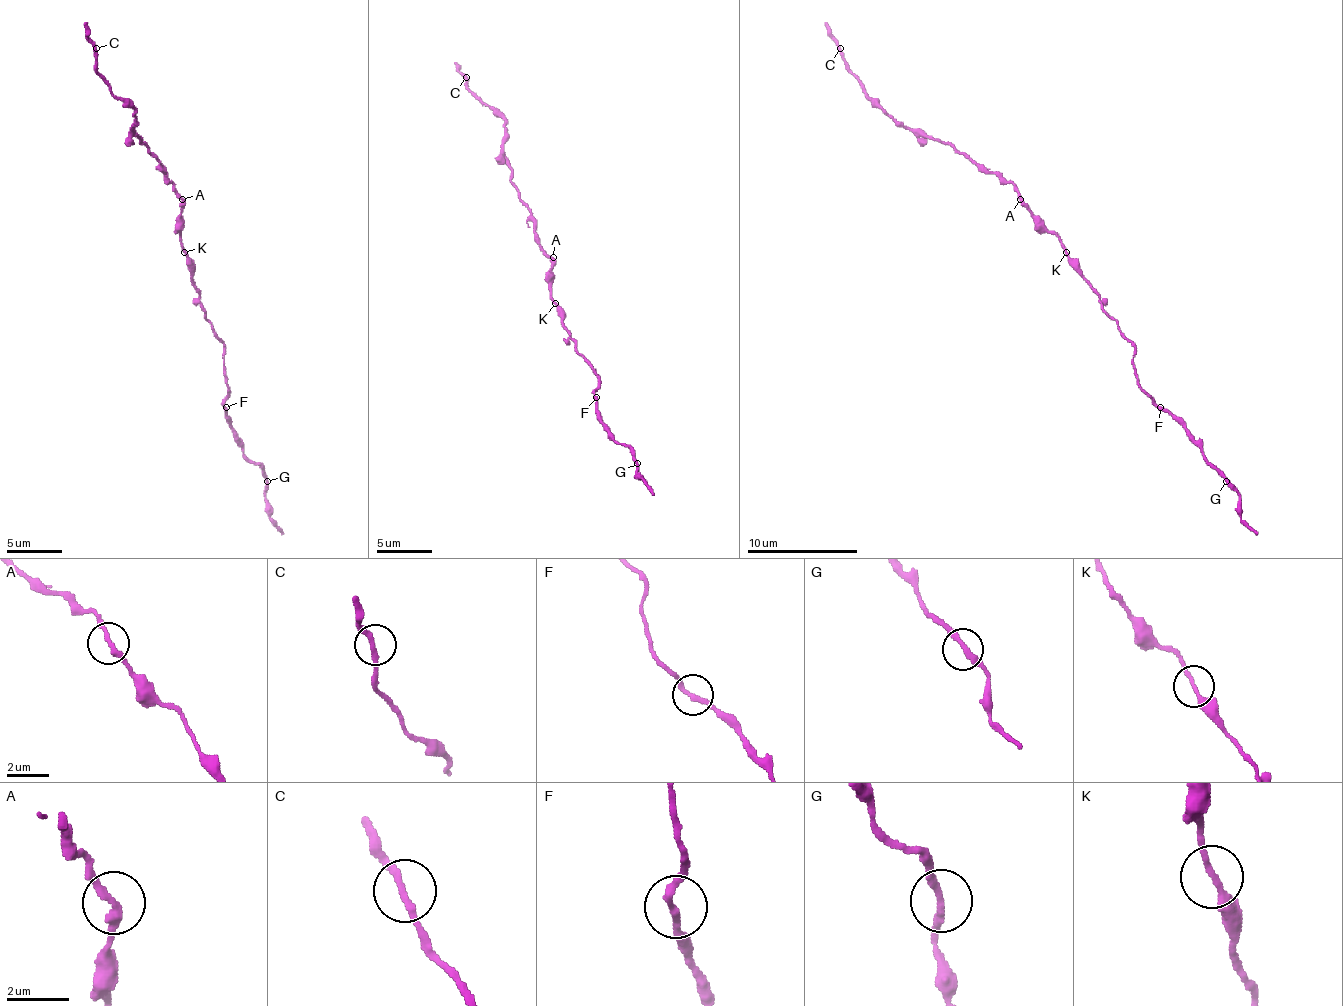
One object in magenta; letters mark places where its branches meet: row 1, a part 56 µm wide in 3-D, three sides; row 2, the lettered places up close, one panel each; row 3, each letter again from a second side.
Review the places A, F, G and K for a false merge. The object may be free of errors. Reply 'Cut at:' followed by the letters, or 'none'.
Cut at: none

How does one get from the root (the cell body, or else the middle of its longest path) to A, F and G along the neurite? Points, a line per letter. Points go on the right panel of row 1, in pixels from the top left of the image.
A: (1069, 252), (1019, 200)
F: (1069, 252), (1069, 263), (1099, 296), (1102, 307), (1132, 343), (1135, 349), (1132, 368), (1138, 385), (1160, 407)
G: (1069, 252), (1069, 263), (1132, 343), (1132, 368), (1138, 385), (1185, 429), (1226, 481)

